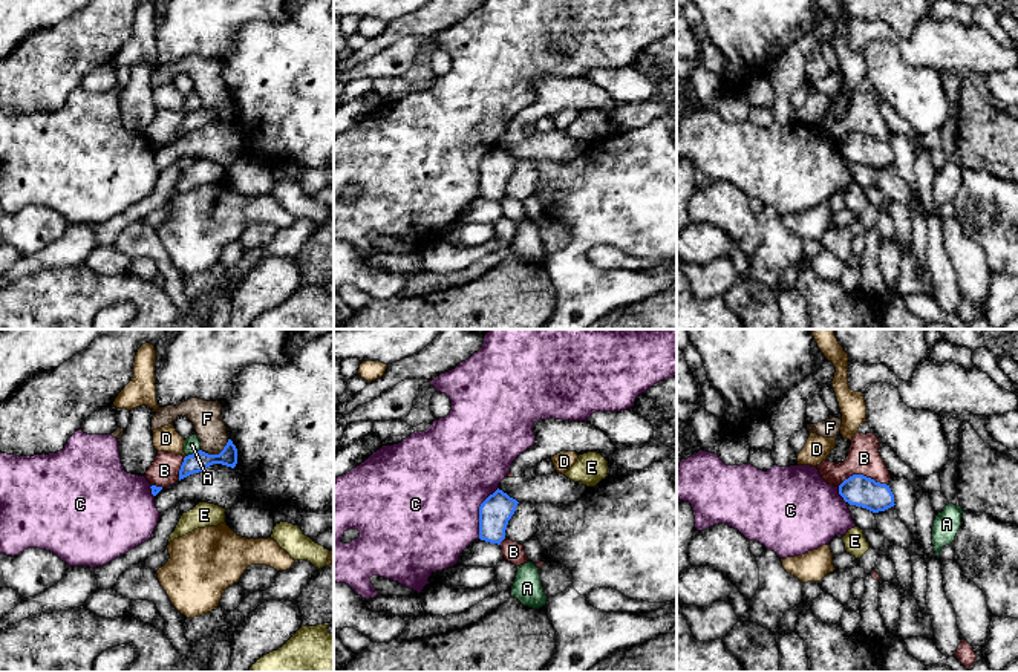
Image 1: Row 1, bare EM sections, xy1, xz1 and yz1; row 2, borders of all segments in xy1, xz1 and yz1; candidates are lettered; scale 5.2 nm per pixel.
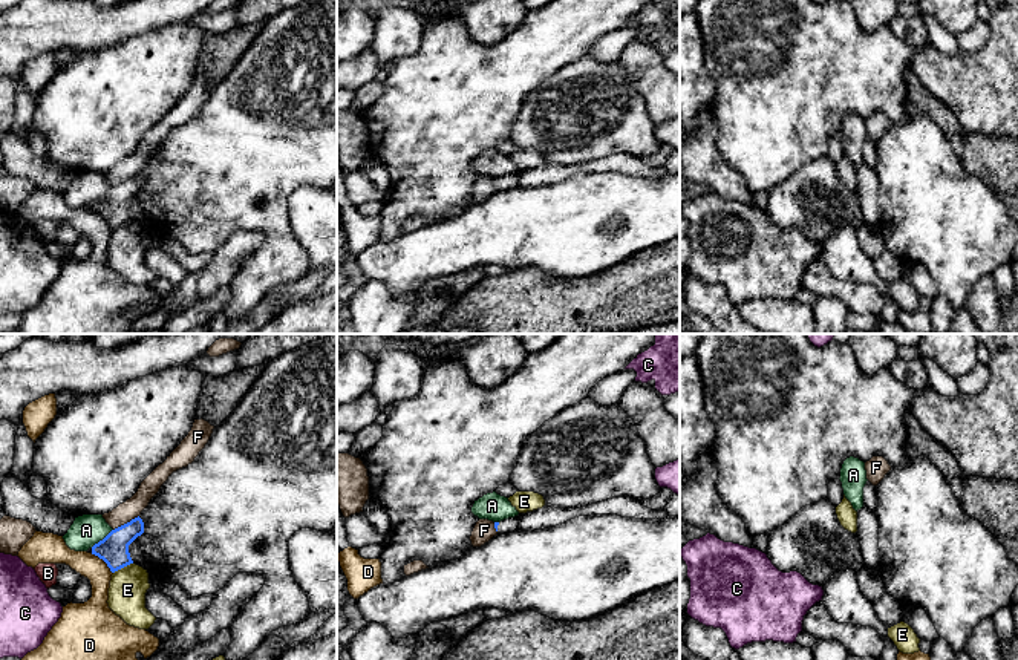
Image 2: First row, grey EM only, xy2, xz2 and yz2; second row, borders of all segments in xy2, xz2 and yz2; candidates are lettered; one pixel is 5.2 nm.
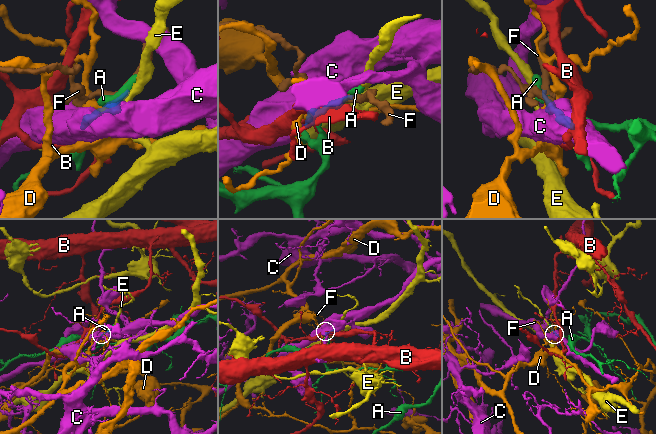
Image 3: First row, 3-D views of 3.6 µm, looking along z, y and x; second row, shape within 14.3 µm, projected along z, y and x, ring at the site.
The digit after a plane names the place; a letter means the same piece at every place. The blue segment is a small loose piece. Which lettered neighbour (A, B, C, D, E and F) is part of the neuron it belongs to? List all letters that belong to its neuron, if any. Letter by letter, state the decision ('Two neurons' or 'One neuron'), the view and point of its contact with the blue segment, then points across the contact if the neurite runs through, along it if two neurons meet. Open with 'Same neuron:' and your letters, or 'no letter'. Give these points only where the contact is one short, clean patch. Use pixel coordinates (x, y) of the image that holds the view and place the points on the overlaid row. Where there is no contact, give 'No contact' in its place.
Same neuron: no letter
A: Two neurons. Touches blue at xy2 (103, 539)
B: Two neurons. Touches blue at yz1 (862, 475). Boundary: yz1 (887, 484), (876, 482), (862, 475), (850, 475), (838, 486)
C: Two neurons. Touches blue at xz1 (479, 513). Boundary: xz1 (498, 487), (479, 507), (478, 538)
D: Two neurons. Touches blue at xy2 (103, 559). Boundary: xy2 (91, 553), (97, 555), (112, 573)
E: Two neurons. Touches blue at xy2 (123, 567). Boundary: xy2 (132, 562), (114, 573)
F: Two neurons. Touches blue at xy1 (216, 455)

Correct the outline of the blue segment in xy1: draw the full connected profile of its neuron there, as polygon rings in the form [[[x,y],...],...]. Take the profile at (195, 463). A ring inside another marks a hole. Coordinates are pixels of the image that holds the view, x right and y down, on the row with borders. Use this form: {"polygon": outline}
{"polygon": [[[228,439],[227,445],[224,447],[224,450],[219,455],[208,455],[208,453],[199,450],[197,453],[185,456],[184,462],[181,465],[181,470],[179,470],[179,481],[193,473],[199,473],[213,464],[222,464],[222,465],[227,465],[231,468],[236,467],[237,449],[231,439]]]}

